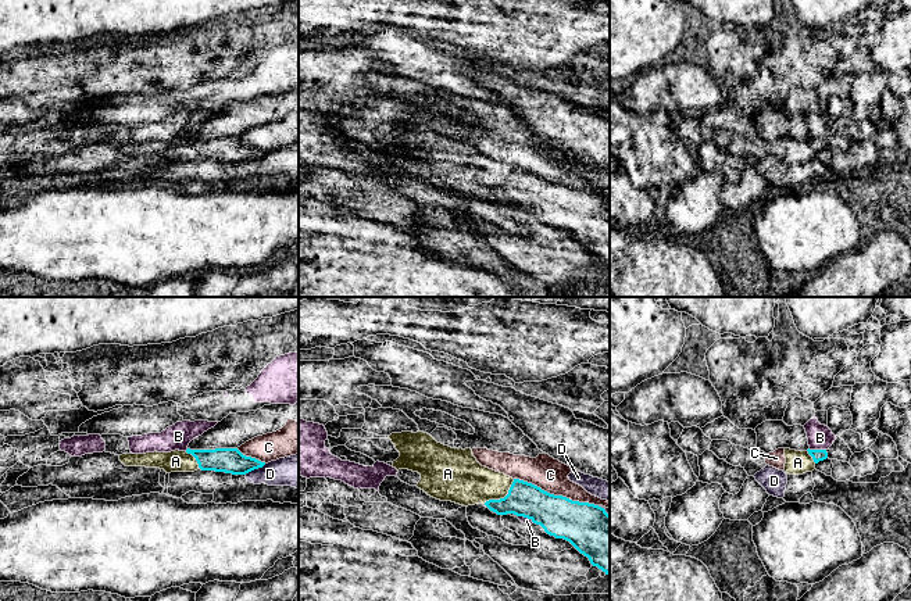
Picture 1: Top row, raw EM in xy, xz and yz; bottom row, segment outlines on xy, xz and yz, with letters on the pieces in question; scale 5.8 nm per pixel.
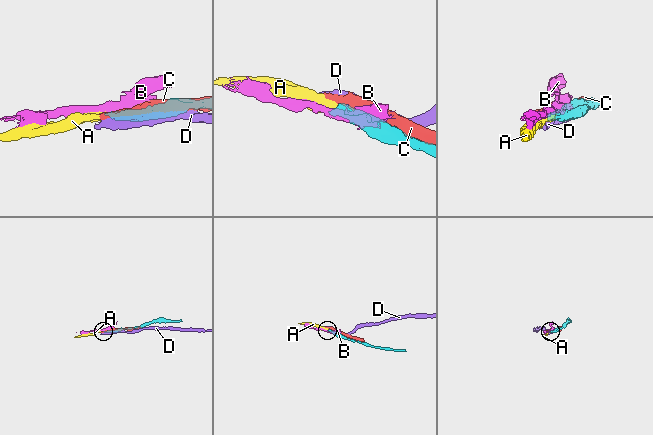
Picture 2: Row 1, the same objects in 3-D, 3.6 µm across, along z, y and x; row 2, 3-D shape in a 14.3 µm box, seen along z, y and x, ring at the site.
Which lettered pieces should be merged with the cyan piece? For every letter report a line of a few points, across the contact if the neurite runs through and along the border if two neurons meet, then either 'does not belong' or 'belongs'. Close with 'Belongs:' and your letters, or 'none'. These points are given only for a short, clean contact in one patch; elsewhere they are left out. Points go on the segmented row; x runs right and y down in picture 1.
A: line xz (524, 498), (502, 498), (490, 487), (463, 480); belongs
B: does not belong
C: does not belong
D: does not belong
Belongs: A

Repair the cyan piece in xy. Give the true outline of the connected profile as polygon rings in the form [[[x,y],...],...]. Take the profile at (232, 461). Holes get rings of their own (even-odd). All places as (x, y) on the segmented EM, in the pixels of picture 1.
[[[237,448],[190,450],[171,452],[122,454],[125,466],[160,468],[171,472],[215,471],[232,475],[246,475],[262,468],[265,462],[243,455]]]

